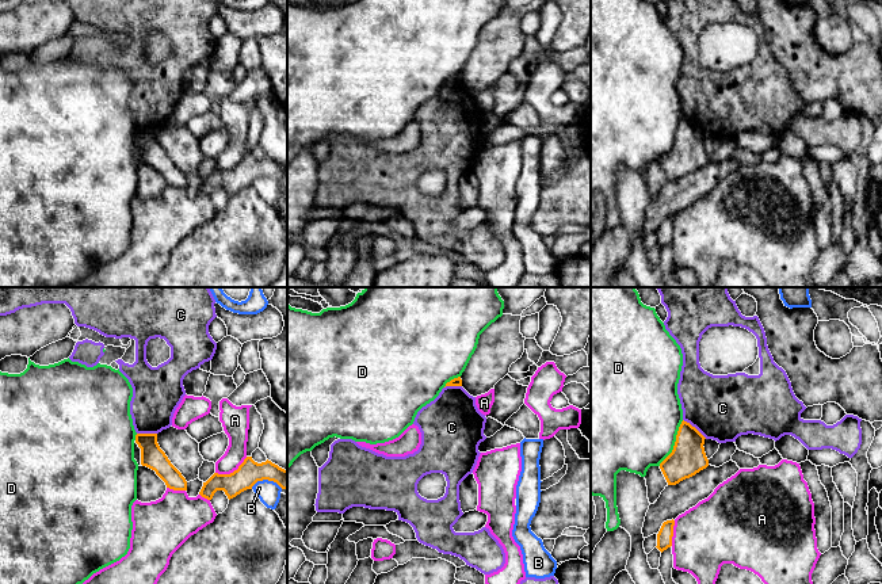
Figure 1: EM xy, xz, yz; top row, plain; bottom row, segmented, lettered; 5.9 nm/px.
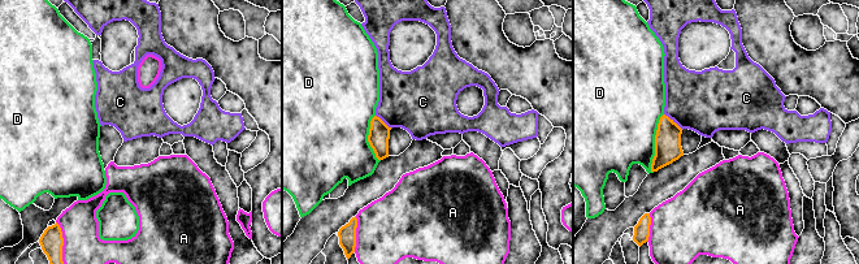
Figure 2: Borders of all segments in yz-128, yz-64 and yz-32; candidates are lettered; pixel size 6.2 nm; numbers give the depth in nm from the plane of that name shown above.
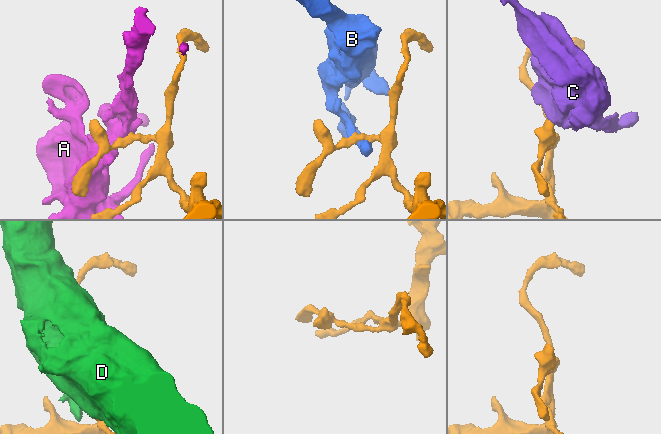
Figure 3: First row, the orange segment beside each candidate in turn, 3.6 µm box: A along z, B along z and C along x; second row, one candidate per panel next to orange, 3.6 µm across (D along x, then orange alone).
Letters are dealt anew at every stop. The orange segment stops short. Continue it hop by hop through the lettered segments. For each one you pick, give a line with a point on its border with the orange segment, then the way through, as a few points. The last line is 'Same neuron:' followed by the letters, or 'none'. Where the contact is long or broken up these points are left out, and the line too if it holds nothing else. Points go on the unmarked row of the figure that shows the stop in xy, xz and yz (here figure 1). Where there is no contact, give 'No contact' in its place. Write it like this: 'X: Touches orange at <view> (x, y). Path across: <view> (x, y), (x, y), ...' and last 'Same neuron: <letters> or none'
Same neuron: none

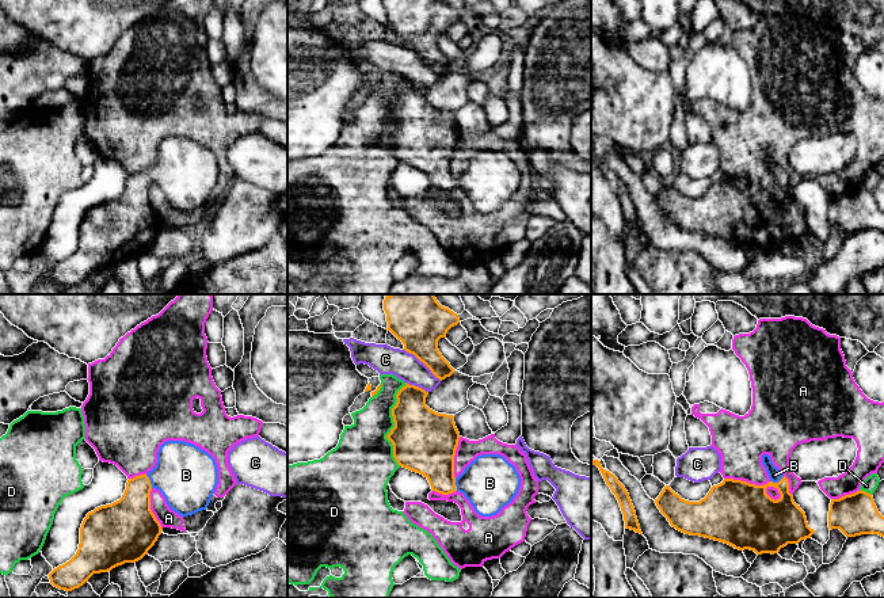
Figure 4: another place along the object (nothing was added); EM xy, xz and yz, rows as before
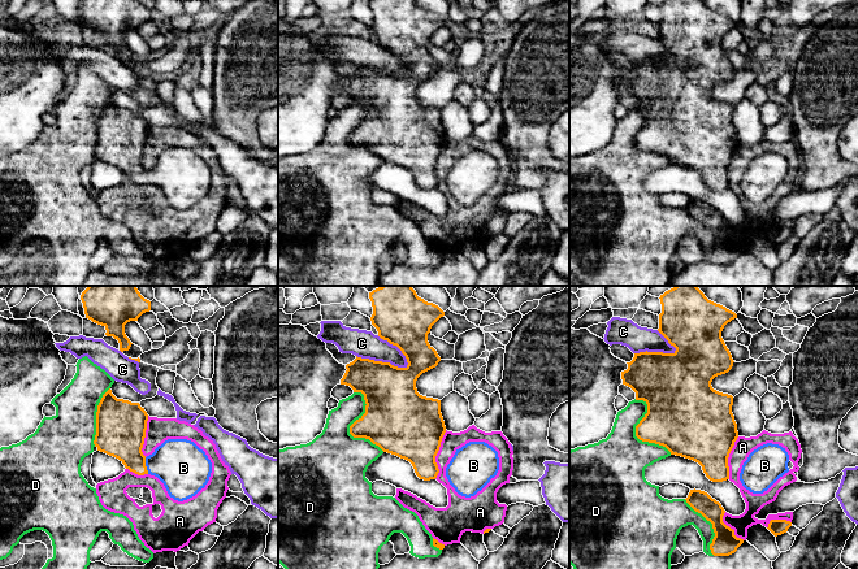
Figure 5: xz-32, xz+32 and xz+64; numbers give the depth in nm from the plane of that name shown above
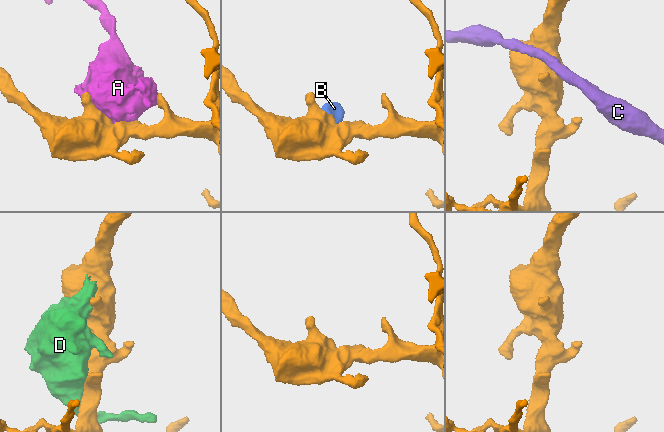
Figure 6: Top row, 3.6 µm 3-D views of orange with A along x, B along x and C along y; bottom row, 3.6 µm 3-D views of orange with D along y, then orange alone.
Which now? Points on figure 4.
B: Touches orange at xy (149, 176). Path across: xy (130, 213), (137, 189), (149, 176), (186, 171)
Same neuron: B

